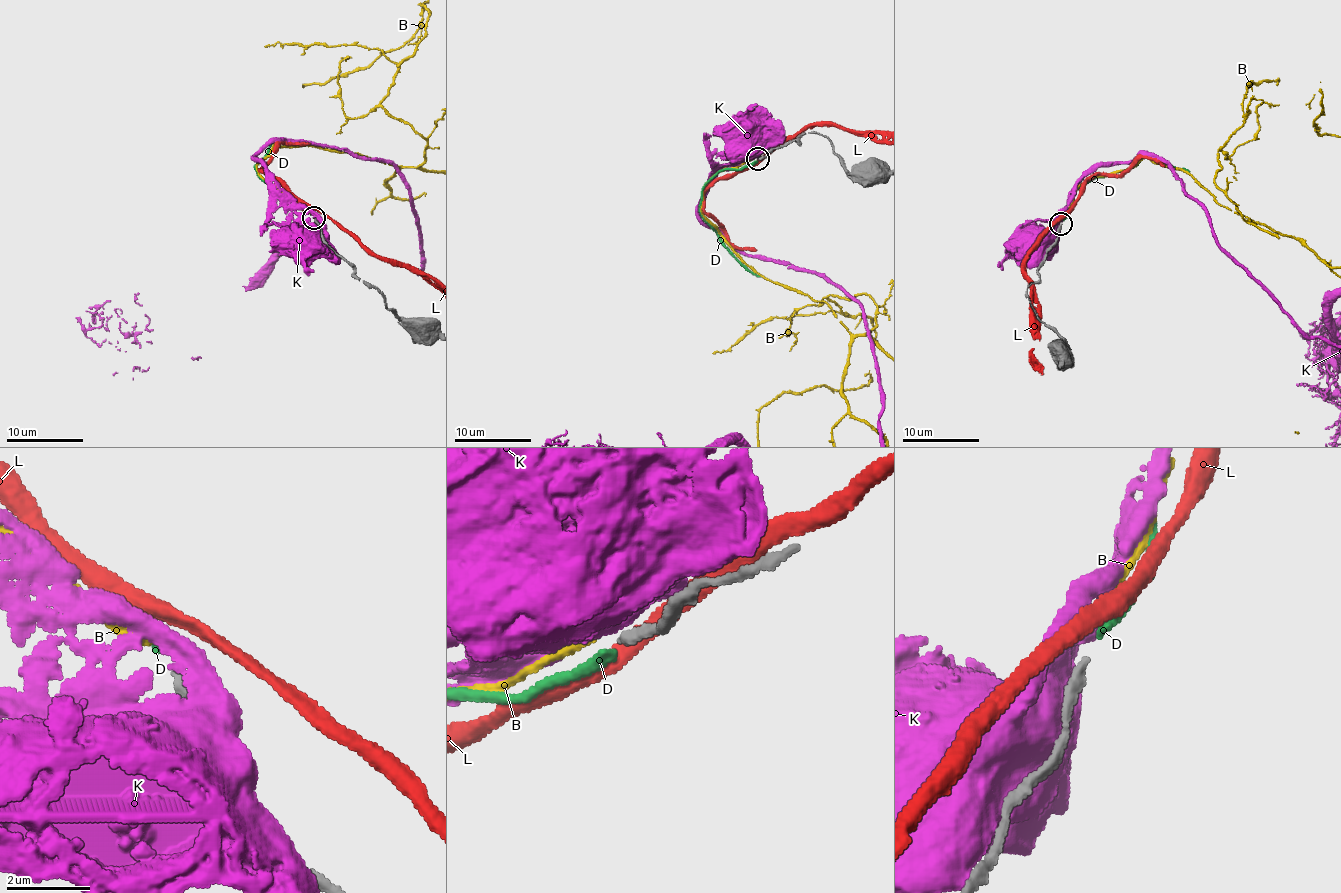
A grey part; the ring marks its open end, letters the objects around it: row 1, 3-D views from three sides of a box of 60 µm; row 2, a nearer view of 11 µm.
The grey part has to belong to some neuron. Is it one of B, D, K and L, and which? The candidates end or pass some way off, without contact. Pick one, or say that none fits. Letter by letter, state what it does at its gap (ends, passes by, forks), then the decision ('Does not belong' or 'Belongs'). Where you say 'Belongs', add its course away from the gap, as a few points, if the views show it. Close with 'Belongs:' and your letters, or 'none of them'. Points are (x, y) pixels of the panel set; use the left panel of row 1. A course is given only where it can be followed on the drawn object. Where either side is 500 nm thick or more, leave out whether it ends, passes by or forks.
B: It ends there. Does not belong
D: It ends there. Belongs
K: It passes by. Does not belong
L: It passes by. Does not belong
Belongs: D

